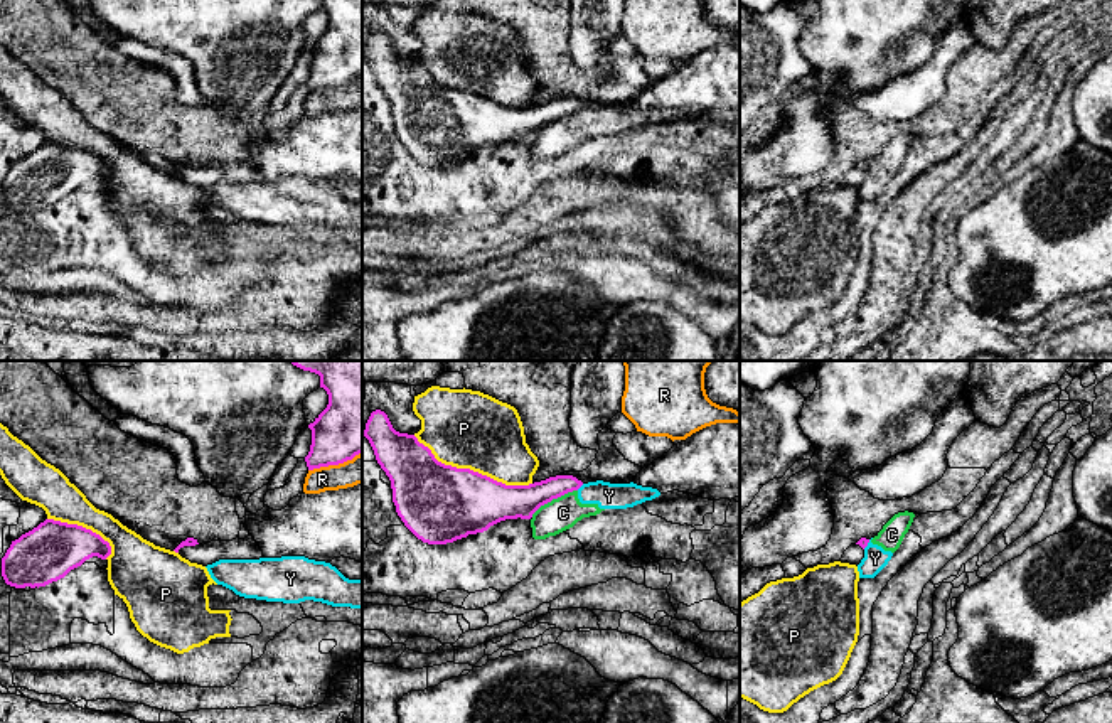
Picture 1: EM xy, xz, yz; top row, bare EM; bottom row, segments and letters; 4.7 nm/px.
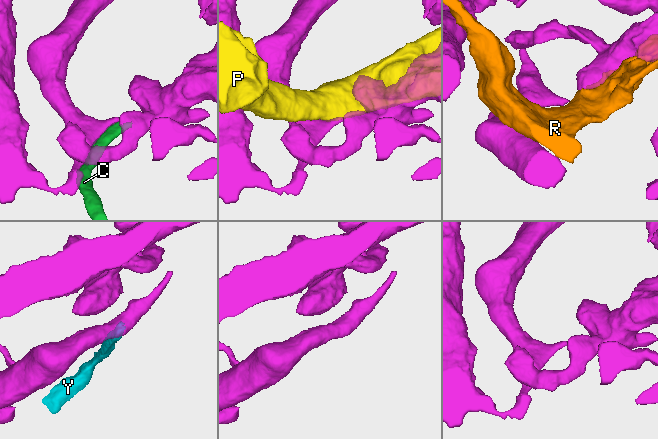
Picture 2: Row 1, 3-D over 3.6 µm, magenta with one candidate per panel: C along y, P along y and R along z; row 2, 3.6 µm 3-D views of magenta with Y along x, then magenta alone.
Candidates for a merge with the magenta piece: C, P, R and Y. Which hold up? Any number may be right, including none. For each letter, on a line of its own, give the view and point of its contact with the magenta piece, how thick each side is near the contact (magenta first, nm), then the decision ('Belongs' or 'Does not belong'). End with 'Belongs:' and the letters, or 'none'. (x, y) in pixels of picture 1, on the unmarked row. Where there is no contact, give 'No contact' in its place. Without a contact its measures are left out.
C: Touches magenta at xz (553, 120). Thickness 170 nm (magenta) against 160 nm. Does not belong
P: Touches magenta at xz (472, 93). Thickness 380 nm (magenta) against 380 nm. Does not belong
R: Touches magenta at xy (334, 86). Thickness 340 nm (magenta) against 140 nm. Does not belong
Y: Touches magenta at xz (580, 108). Thickness 130 nm (magenta) against 130 nm. Does not belong
Belongs: none

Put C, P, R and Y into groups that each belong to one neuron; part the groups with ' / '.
C Y / P / R

